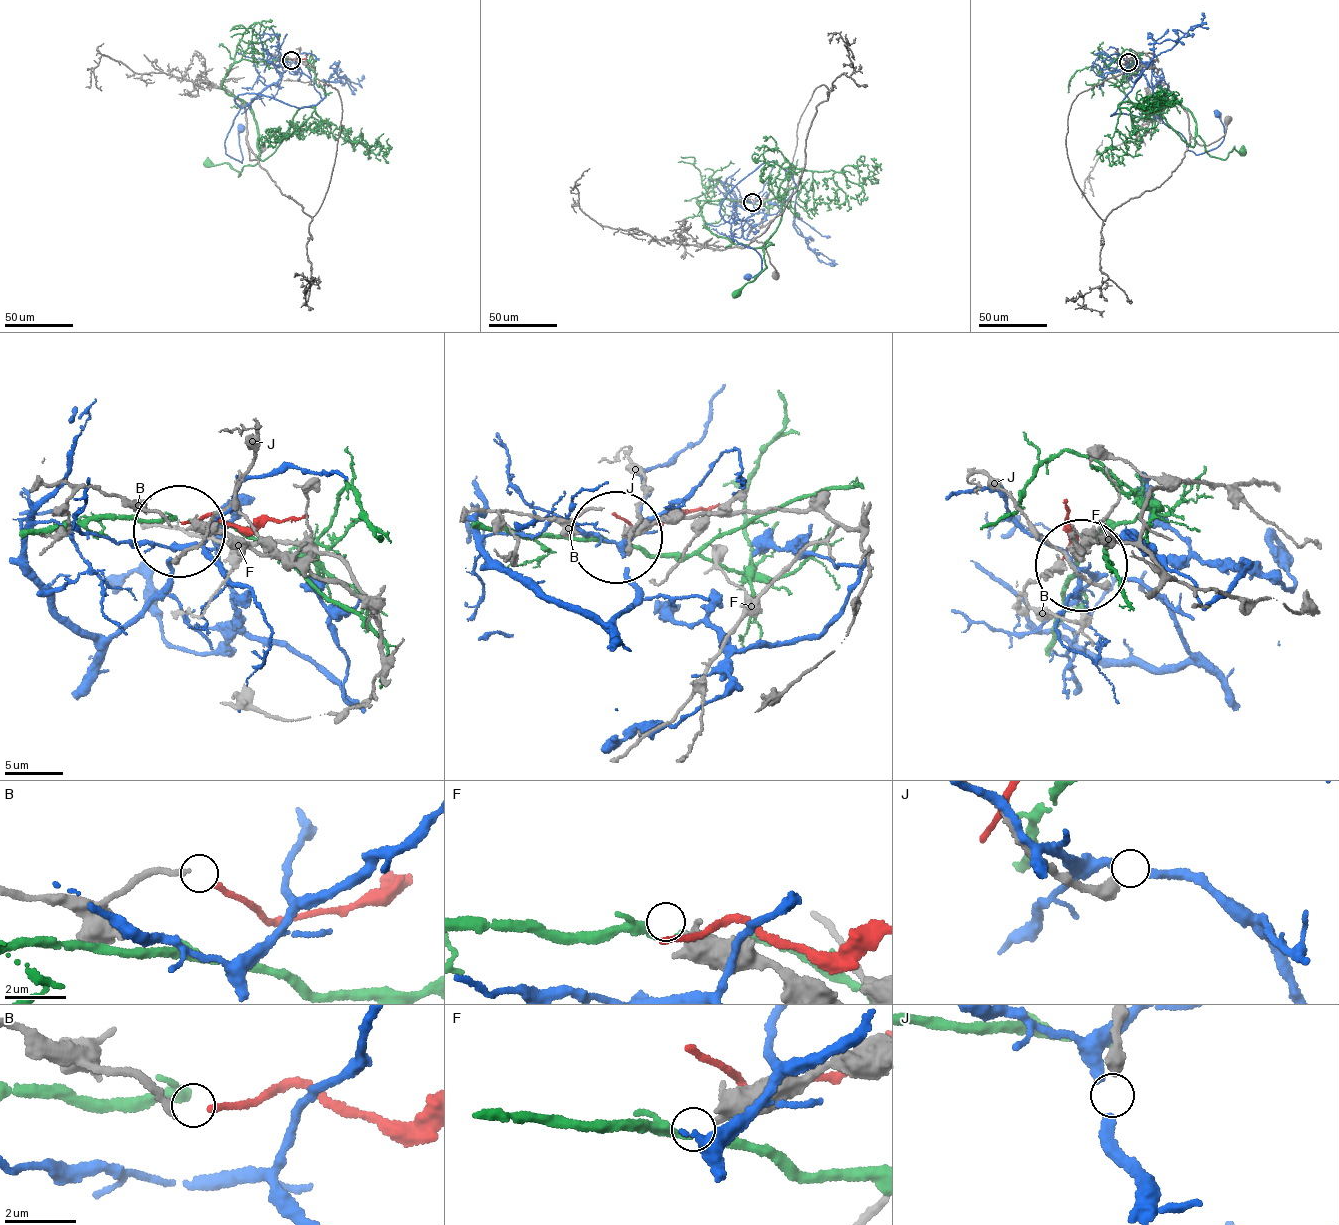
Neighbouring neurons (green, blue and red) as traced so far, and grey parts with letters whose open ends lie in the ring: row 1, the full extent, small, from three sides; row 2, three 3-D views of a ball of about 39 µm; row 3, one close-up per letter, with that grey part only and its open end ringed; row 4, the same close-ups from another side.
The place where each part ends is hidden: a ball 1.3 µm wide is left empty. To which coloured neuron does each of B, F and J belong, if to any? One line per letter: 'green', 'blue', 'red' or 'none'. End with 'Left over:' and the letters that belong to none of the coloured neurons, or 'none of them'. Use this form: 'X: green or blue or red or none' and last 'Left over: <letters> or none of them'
B: red
F: none
J: none
Left over: F, J

